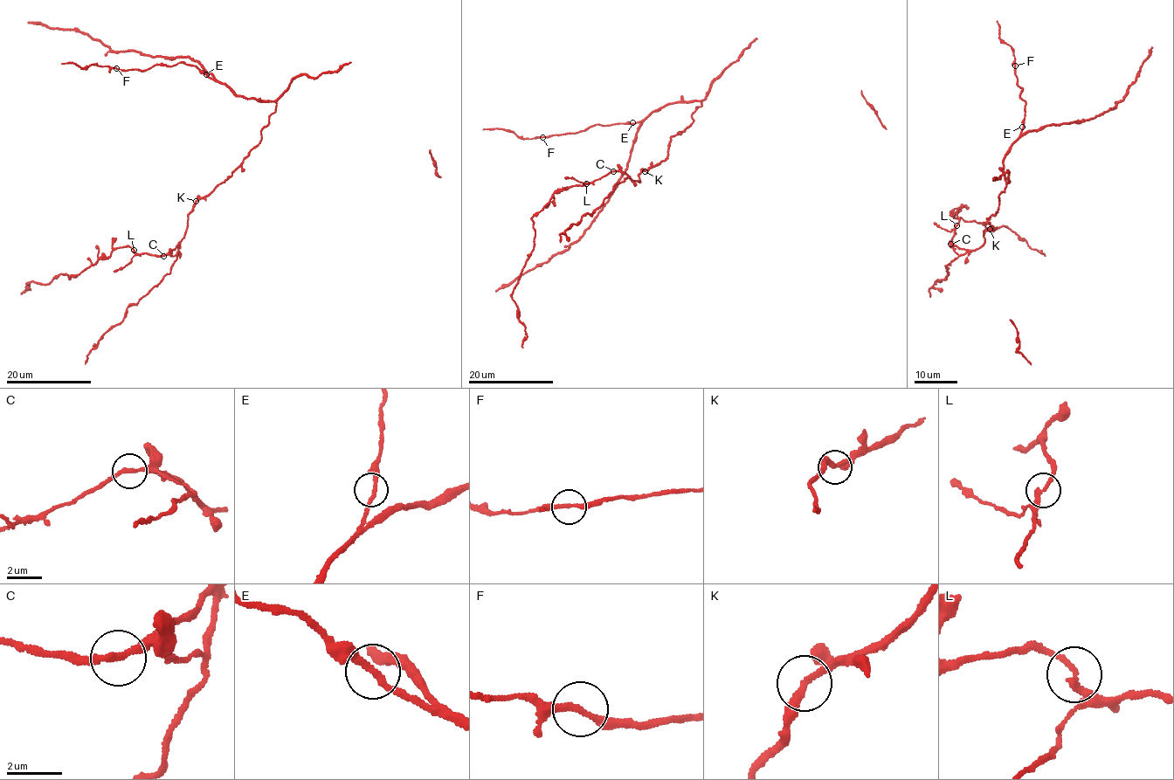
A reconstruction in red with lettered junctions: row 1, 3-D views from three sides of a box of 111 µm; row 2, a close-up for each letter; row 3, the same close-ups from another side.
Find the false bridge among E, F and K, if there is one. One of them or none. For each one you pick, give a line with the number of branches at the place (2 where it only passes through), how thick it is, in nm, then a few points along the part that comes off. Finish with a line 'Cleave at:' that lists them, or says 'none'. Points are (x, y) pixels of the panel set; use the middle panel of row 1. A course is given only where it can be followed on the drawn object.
Cleave at: none

